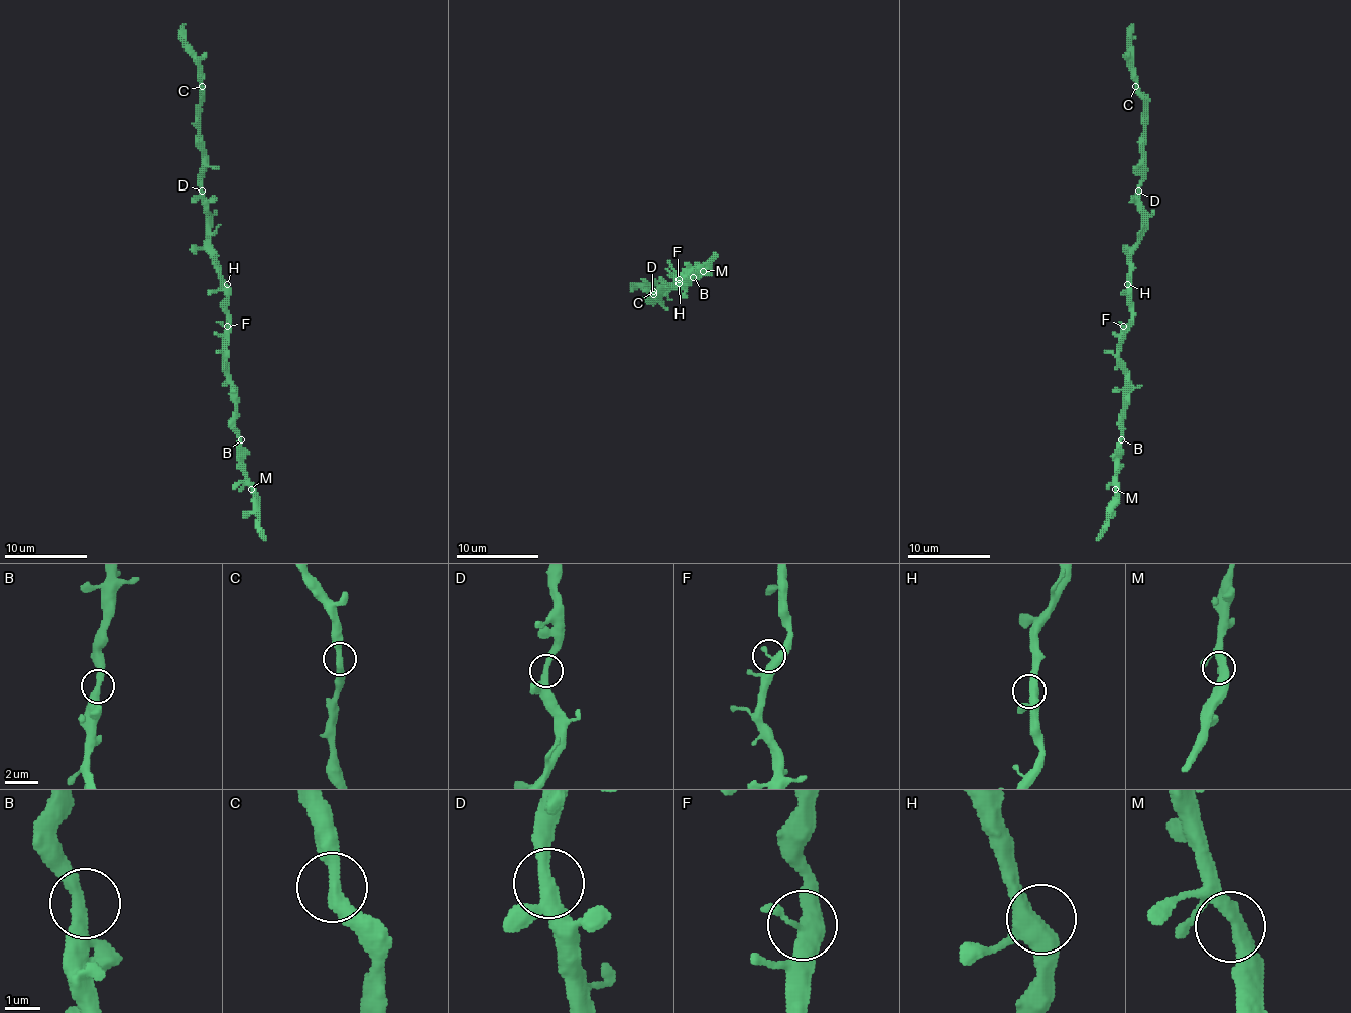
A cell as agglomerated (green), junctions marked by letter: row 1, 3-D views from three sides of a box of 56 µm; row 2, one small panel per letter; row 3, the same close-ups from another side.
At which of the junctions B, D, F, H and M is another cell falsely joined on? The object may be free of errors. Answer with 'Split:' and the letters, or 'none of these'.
Split: none of these

